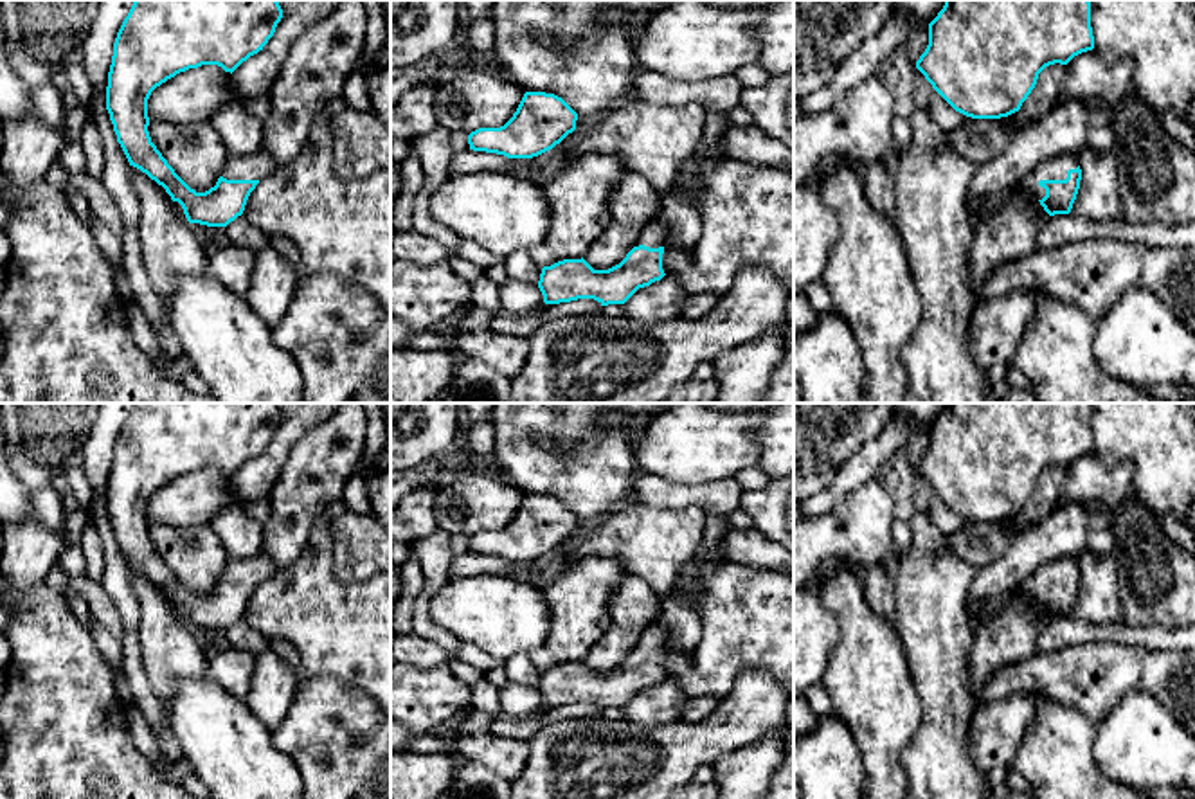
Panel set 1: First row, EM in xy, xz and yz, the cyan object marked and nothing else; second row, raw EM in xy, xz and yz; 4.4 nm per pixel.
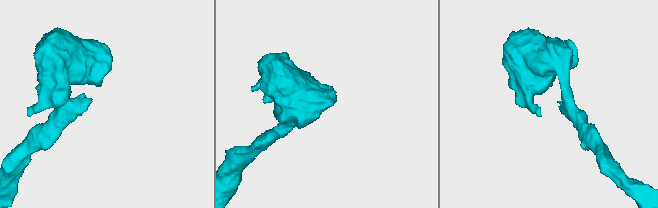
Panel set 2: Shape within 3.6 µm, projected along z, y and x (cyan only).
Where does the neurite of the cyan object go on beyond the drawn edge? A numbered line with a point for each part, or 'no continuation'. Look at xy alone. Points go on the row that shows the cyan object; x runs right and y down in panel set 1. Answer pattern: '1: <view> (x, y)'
1: xy (261, 164)

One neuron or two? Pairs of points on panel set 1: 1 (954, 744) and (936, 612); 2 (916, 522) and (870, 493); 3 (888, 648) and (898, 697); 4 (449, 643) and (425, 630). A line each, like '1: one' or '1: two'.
1: one
2: two
3: one
4: one

